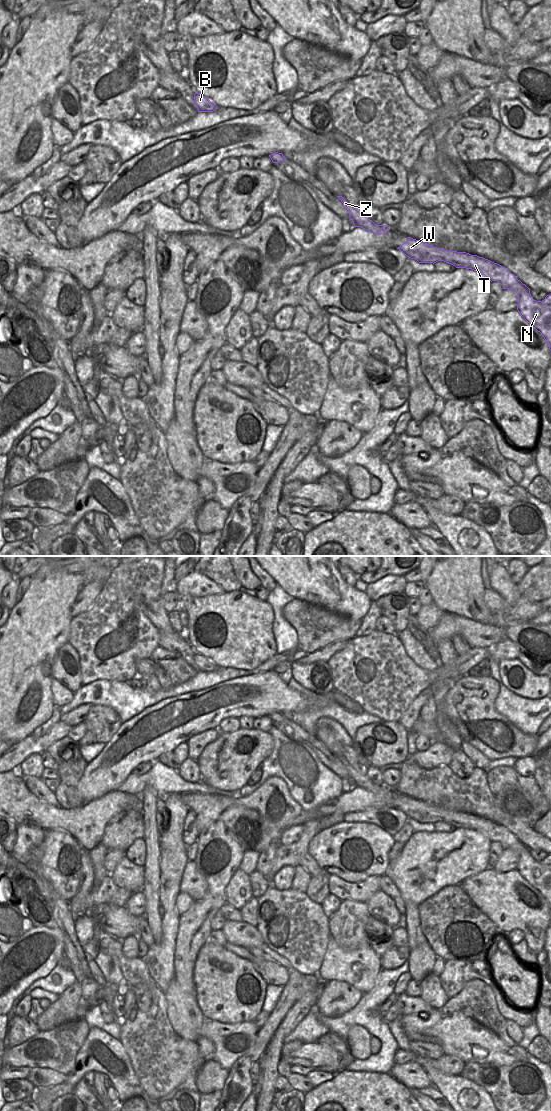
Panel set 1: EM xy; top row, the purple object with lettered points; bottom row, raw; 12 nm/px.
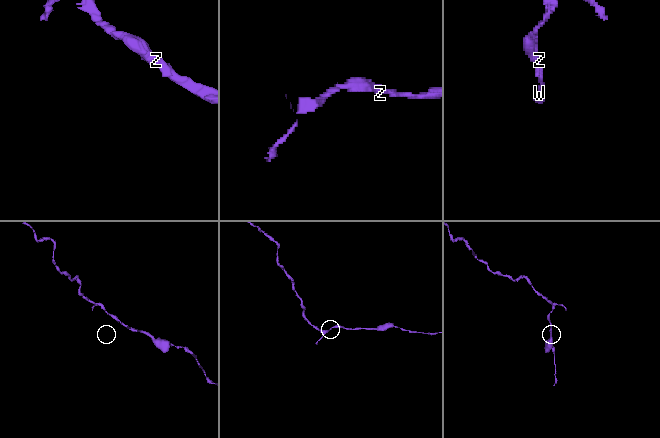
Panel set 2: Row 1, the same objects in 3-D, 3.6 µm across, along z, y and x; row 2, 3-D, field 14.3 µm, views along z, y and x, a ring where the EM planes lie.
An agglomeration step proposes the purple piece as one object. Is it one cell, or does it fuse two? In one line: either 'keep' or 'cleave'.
keep

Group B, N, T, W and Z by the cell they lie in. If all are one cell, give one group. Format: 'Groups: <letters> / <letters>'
Groups: B N T W Z

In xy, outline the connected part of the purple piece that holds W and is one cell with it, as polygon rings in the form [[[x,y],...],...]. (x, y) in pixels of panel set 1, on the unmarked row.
[[[408,797],[408,800],[397,809],[419,823],[434,824],[438,821],[444,821],[456,828],[481,832],[491,842],[499,842],[503,849],[513,850],[518,855],[518,872],[533,888],[541,893],[551,910],[551,855],[547,855],[542,861],[534,860],[530,854],[530,849],[505,827],[477,815],[447,811],[411,797]]]

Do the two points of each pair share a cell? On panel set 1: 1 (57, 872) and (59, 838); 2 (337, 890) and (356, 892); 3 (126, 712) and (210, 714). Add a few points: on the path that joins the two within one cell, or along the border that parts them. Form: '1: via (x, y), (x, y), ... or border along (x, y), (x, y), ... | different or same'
1: via (57, 864), (59, 846) | same
2: via (342, 894), (351, 892) | same
3: border along (160, 700), (145, 707), (122, 723) | different

